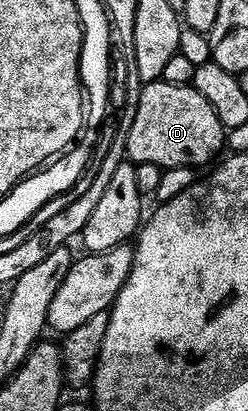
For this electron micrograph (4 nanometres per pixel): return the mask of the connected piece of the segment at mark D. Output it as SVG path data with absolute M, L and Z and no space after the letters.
M164 79L153 80L151 84L142 84L140 90L142 93L138 96L138 101L133 101L132 106L136 110L136 118L132 118L132 130L128 130L126 135L126 154L125 159L129 163L137 166L140 164L151 164L152 166L160 166L163 170L167 168L192 168L201 169L201 164L206 164L221 148L224 148L224 129L220 118L216 118L216 110L212 110L212 105L204 99L204 94L197 92L190 84L169 84Z

